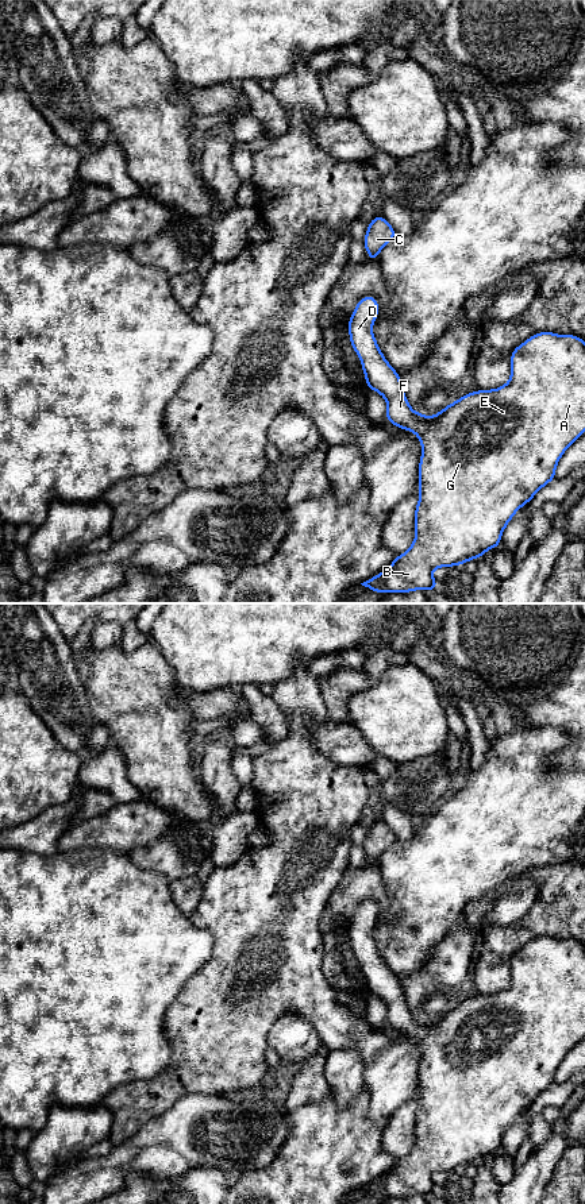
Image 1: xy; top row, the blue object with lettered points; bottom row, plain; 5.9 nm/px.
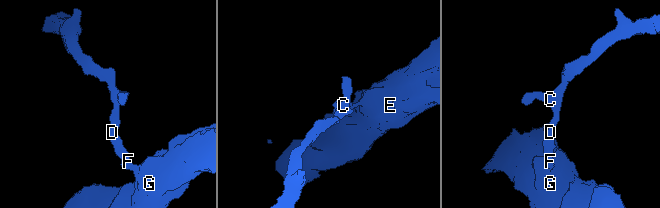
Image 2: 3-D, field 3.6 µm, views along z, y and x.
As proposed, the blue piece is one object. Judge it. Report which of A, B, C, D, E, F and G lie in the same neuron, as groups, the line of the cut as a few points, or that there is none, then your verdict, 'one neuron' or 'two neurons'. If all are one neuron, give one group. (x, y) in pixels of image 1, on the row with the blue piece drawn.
A B C D E F G; no cut; one neuron

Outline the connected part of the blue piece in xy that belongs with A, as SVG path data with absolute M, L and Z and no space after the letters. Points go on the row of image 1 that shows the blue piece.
M374 296L361 298L349 320L353 350L358 354L369 390L380 393L386 404L385 418L399 429L412 431L422 443L419 462L419 502L415 509L415 540L405 553L378 575L361 583L376 593L432 591L439 587L432 576L436 567L462 566L497 548L515 513L553 479L561 456L585 432L585 341L574 335L539 332L511 354L511 379L499 389L476 390L449 404L432 417L412 410L399 373L382 355L372 327L380 305Z

